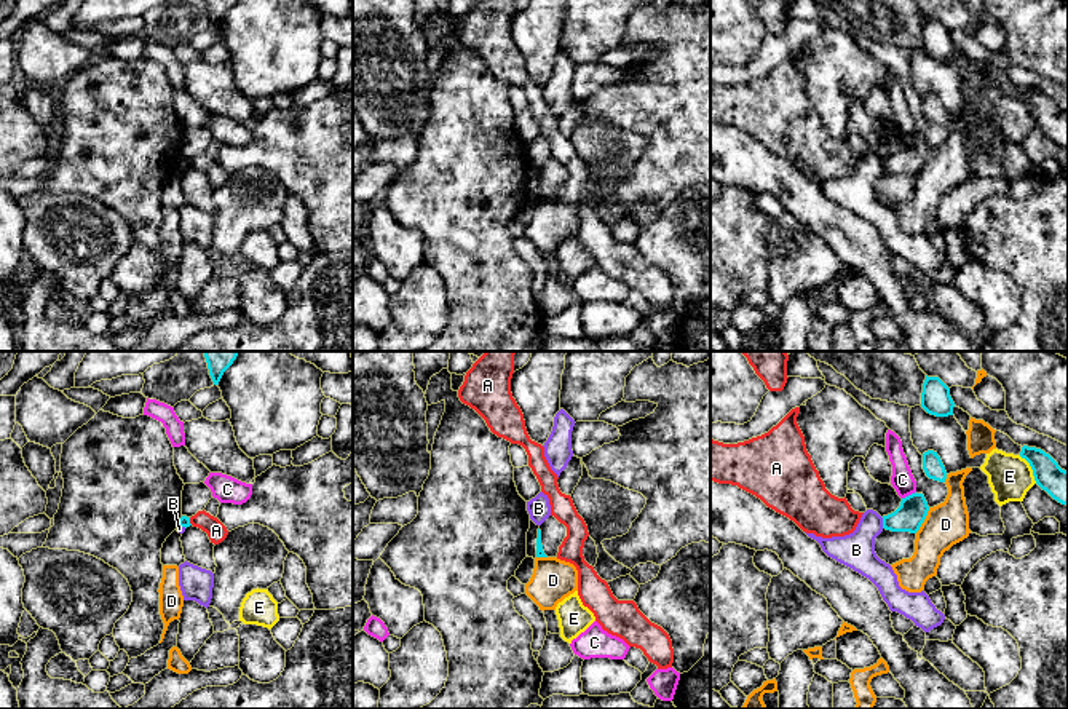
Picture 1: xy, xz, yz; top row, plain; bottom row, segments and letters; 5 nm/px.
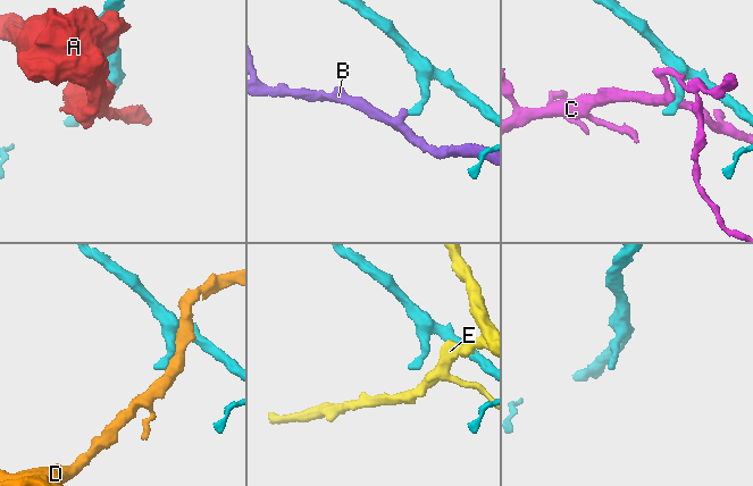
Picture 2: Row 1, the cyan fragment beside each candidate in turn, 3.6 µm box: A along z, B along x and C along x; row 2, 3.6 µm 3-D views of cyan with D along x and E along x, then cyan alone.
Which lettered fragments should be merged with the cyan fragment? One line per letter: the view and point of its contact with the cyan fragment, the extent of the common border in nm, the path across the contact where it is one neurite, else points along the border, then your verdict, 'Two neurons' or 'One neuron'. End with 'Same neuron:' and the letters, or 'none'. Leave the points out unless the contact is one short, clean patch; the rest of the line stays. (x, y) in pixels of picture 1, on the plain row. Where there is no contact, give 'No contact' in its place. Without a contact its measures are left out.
A: Touches cyan at xy (189, 163). Shared border 40 nm. Boundary: xy (189, 160), (192, 166). Two neurons
B: Touches cyan at yz (883, 165). Shared border 60 nm. Boundary: yz (882, 160), (883, 170). Two neurons
C: Touches cyan at yz (909, 138). Shared border 80 nm. Boundary: yz (915, 133), (902, 141). Two neurons
D: Touches cyan at yz (923, 163). Shared border 150 nm. Two neurons
E: Touches cyan at yz (1032, 110). Shared border 170 nm. Boundary: yz (1019, 98), (1028, 106), (1036, 125). Two neurons
Same neuron: none

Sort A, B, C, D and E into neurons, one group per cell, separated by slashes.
A / B / C / D / E

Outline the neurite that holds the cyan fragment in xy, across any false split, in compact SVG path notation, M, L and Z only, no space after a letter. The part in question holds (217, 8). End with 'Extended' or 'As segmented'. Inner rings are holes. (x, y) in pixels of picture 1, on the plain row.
M206 0L214 27L219 27L223 14L233 6L235 2L236 0Z. As segmented

